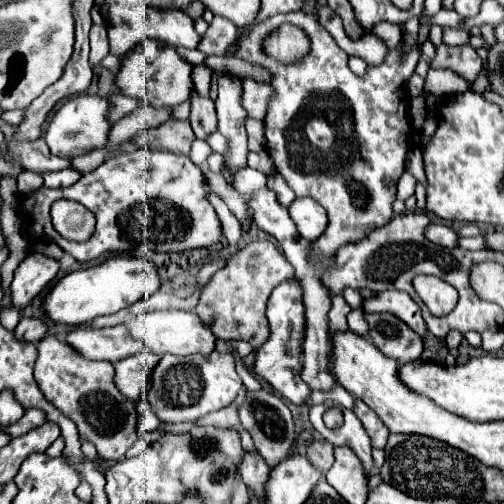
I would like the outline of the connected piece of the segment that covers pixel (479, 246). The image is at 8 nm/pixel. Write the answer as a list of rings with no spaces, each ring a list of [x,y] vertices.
[[[482,234],[476,237],[461,237],[457,242],[458,247],[467,250],[487,250],[489,249],[484,242],[484,237]]]

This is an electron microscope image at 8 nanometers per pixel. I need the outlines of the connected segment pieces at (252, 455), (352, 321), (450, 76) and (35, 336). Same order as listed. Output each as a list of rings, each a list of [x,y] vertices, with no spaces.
[[[246,452],[242,454],[242,460],[238,464],[238,472],[248,488],[254,490],[256,498],[260,500],[260,494],[264,494],[264,482],[268,480],[270,466],[264,462],[264,458],[258,452]]]
[[[352,310],[348,314],[348,330],[358,334],[358,336],[368,336],[368,324],[364,320],[364,312],[362,310]]]
[[[430,68],[425,79],[425,90],[439,96],[455,92],[465,92],[470,87],[470,82],[467,82],[449,69]]]
[[[20,318],[20,324],[16,326],[16,334],[20,338],[28,338],[28,342],[38,342],[46,336],[48,324],[42,318]]]

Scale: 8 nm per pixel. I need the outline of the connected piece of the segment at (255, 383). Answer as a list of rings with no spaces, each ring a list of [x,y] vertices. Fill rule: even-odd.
[[[230,352],[234,358],[236,358],[236,370],[238,370],[238,374],[240,374],[240,378],[242,378],[242,382],[244,382],[244,386],[248,388],[248,390],[260,390],[262,388],[262,384],[260,384],[260,380],[258,378],[254,378],[246,368],[244,368],[244,364],[242,364],[242,360],[240,360],[240,356],[238,356],[238,352]]]

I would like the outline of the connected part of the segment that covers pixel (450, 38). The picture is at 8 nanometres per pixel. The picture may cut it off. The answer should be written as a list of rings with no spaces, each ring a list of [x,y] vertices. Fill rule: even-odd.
[[[444,28],[444,42],[458,46],[458,44],[470,44],[470,32],[458,32],[452,28]]]

